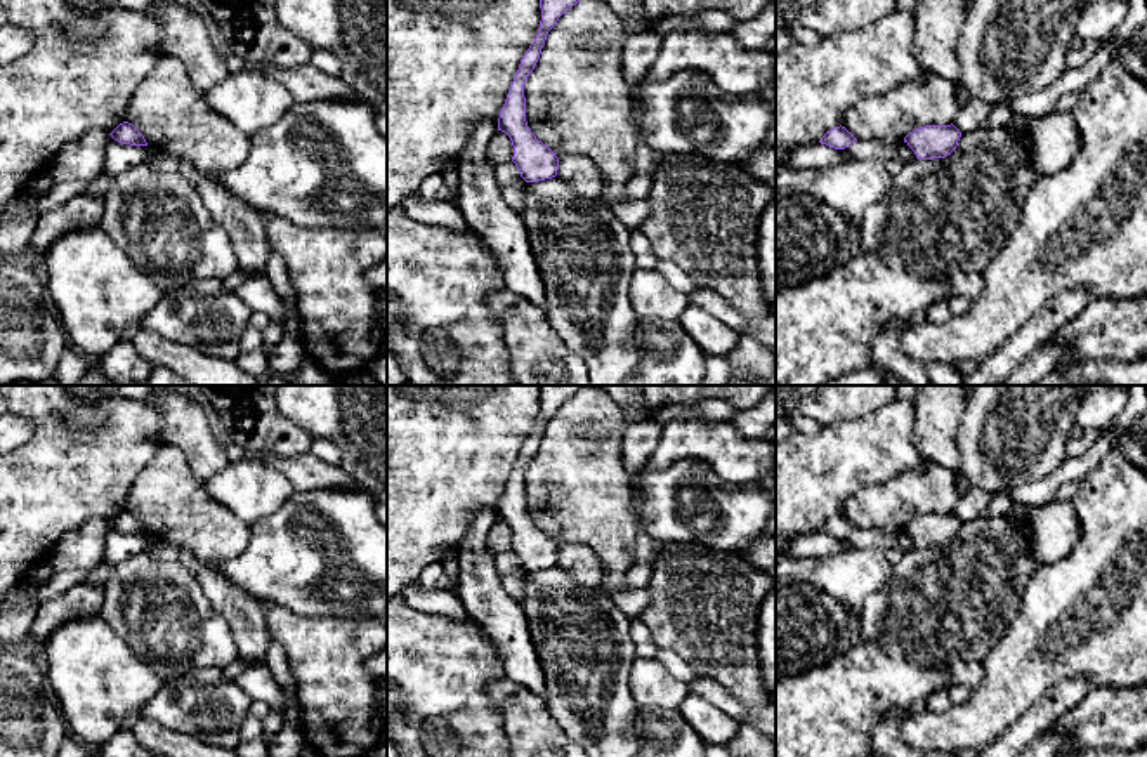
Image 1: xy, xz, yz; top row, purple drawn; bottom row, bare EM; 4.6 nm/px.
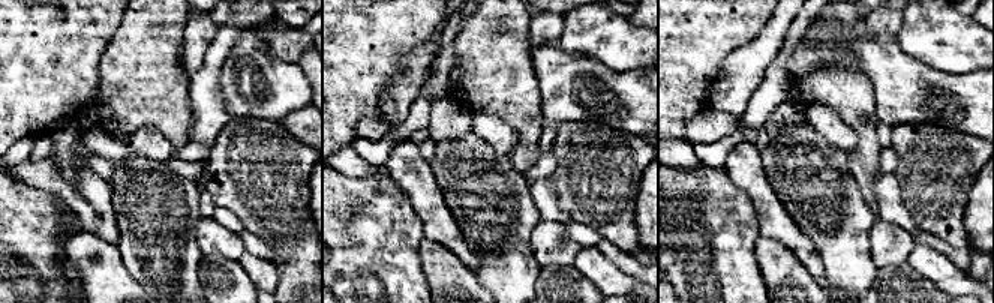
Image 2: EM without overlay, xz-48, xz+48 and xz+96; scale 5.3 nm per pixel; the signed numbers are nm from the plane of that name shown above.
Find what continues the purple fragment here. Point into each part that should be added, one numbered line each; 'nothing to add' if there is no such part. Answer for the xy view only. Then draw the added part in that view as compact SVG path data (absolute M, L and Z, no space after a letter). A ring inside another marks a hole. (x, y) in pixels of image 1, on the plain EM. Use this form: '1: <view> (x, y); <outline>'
nothing to add

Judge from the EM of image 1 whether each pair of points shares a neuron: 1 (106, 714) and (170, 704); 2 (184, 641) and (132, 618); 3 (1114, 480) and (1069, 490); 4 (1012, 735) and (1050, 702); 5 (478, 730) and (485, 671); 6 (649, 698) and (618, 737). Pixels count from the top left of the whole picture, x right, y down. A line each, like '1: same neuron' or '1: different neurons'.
1: different neurons
2: same neuron
3: different neurons
4: same neuron
5: same neuron
6: different neurons

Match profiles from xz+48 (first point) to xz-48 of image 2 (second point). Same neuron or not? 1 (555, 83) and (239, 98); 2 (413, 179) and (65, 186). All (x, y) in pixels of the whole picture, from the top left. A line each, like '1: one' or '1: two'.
1: one
2: two

